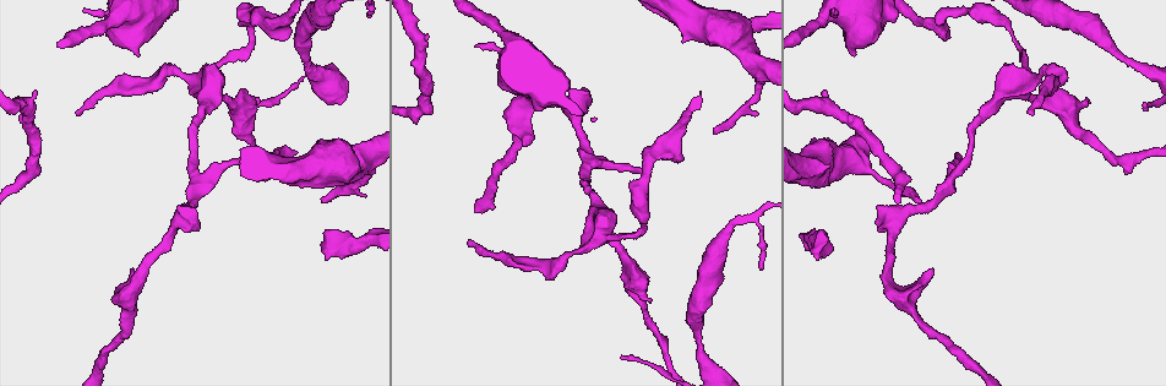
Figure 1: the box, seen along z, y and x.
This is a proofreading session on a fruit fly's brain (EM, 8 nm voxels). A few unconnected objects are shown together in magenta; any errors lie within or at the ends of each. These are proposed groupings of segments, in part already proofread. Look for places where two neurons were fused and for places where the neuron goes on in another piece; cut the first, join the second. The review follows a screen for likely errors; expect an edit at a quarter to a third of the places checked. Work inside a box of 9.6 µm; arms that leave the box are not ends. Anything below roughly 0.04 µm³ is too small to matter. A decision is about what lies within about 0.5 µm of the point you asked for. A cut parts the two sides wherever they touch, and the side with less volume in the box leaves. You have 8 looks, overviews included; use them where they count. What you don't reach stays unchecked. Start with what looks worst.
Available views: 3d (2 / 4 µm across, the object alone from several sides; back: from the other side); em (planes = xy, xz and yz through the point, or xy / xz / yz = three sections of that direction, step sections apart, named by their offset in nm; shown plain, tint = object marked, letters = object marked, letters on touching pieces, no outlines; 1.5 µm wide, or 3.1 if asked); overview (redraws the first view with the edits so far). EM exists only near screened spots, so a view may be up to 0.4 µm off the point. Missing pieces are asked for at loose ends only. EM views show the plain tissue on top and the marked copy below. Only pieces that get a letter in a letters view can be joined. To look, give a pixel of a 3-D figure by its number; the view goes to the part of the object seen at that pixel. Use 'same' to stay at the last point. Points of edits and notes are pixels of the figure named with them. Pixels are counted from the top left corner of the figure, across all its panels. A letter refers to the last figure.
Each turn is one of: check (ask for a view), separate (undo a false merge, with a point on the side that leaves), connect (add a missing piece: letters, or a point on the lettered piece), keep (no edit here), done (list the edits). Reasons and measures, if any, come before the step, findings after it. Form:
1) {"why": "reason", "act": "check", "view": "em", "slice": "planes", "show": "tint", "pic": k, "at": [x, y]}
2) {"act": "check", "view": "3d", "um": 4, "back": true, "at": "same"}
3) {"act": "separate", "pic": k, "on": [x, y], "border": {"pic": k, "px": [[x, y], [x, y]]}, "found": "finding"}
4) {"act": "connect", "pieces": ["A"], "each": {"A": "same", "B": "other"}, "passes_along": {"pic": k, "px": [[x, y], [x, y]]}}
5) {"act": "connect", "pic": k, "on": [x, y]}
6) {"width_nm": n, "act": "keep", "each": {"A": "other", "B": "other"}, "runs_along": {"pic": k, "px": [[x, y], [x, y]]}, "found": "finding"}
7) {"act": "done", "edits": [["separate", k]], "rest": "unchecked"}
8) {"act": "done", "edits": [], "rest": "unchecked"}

{"why": "thin end", "act": "check", "view": "3d", "um": 2, "pic": 1, "at": [1145, 104]}

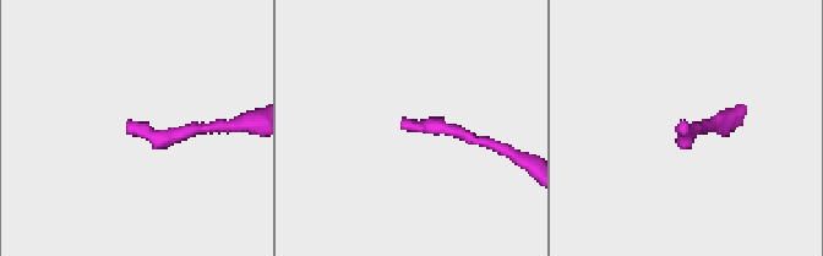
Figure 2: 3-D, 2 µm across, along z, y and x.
{"why": "need the tissue", "act": "check", "view": "em", "slice": "yz", "step": 8, "show": "letters", "pic": 2, "at": [127, 126]}

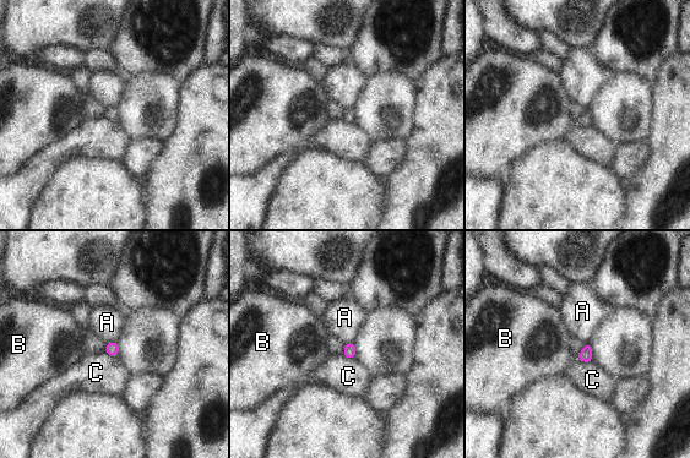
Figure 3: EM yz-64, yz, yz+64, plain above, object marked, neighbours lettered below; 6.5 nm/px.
{"why": "cut it another way", "act": "check", "view": "em", "slice": "planes", "show": "letters", "at": "same"}

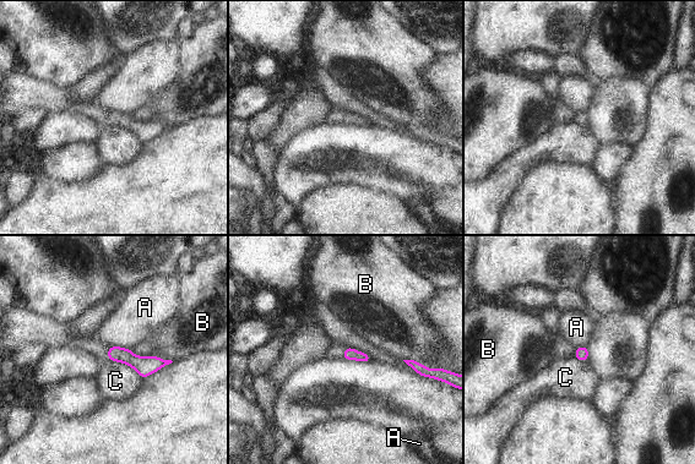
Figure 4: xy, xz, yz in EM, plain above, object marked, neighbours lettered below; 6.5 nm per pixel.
{"width_nm": 80, "act": "keep", "each": {"A": "other", "B": "other", "C": "other"}, "border": {"pic": 4, "px": [[108, 345], [120, 345], [129, 349]]}, "found": "no lettered piece goes on from it"}

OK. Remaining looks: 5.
{"why": "an open end", "act": "check", "view": "3d", "um": 2, "pic": 1, "at": [916, 196]}

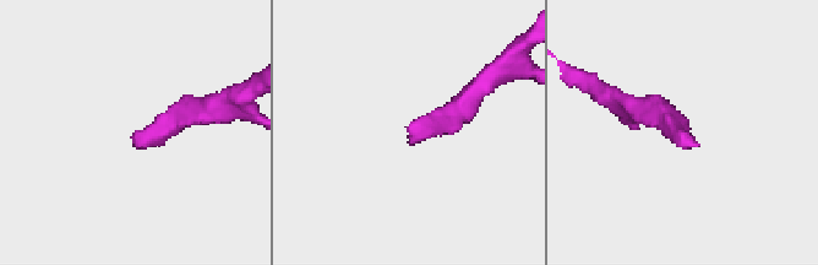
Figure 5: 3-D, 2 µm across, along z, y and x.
{"why": "need the tissue", "act": "check", "view": "em", "slice": "planes", "show": "letters", "pic": 5, "at": [407, 128]}

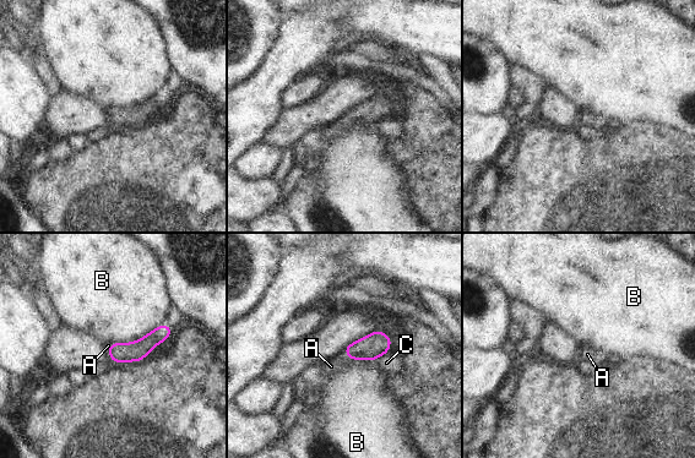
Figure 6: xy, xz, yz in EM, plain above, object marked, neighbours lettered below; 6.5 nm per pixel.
{"act": "connect", "pieces": ["A"], "each": {"A": "same", "B": "other", "C": "other"}, "passes_along": {"pic": 6, "px": [[375, 344], [348, 355], [331, 366]]}, "found": "the neuron continues"}

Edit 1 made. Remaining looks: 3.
{"why": "redraw", "act": "check", "view": "overview"}

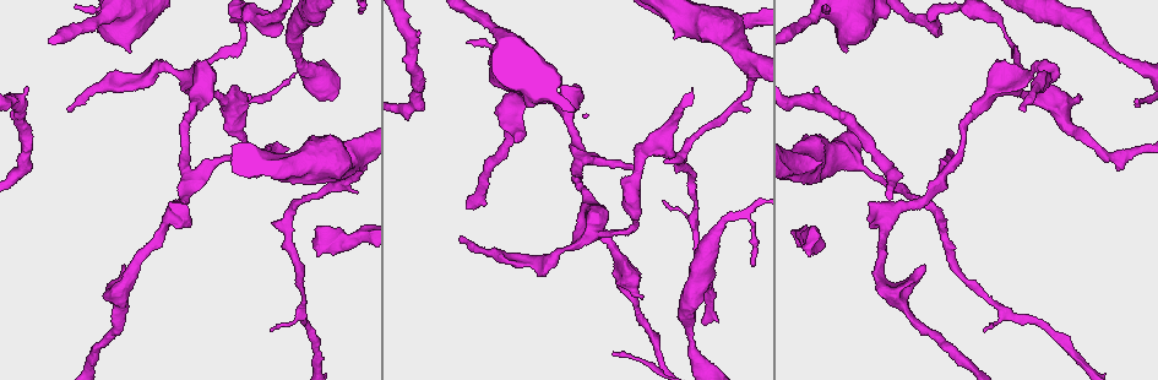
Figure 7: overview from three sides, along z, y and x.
{"why": "tapers out", "act": "check", "view": "em", "slice": "xy", "step": 4, "show": "tint", "pic": 7, "at": [950, 151]}

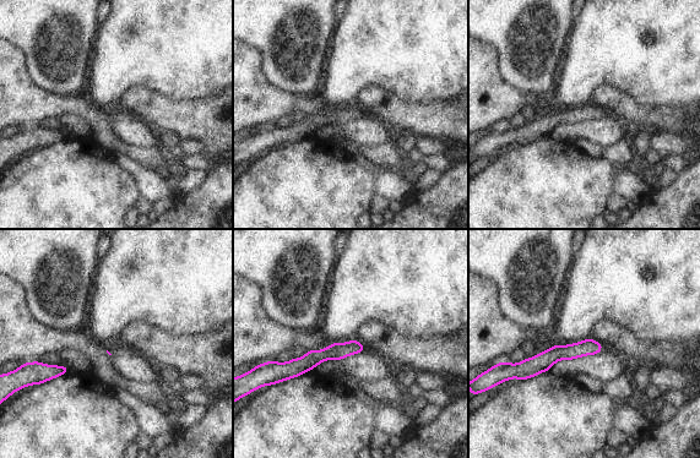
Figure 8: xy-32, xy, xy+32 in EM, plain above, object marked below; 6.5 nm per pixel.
{"why": "cut it another way", "act": "check", "view": "em", "slice": "yz", "step": 8, "show": "letters", "at": "same"}

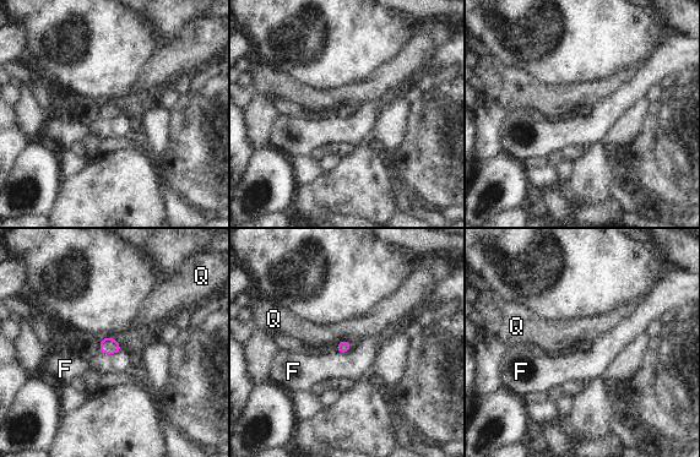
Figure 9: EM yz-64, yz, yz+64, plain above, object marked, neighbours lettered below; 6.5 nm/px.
{"act": "keep", "each": {"F": "other", "Q": "other"}, "border": {"pic": 9, "px": [[121, 348], [115, 353], [101, 353]]}, "found": "no lettered piece goes on from it"}

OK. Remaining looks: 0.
{"act": "done", "edits": [["connect", 6]], "rest": "unchecked"}

